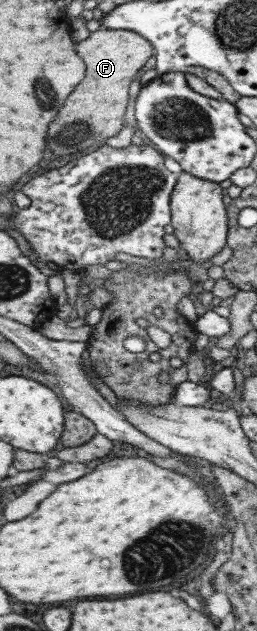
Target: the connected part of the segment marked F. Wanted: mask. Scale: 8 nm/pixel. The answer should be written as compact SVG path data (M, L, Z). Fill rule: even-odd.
M98 29L90 32L88 37L74 43L75 52L85 65L85 77L74 87L56 113L54 121L50 121L46 131L46 151L54 153L55 157L70 155L82 151L94 143L103 143L108 137L114 137L123 127L124 110L128 105L128 85L132 77L142 71L146 59L153 54L153 47L141 35L127 29Z

